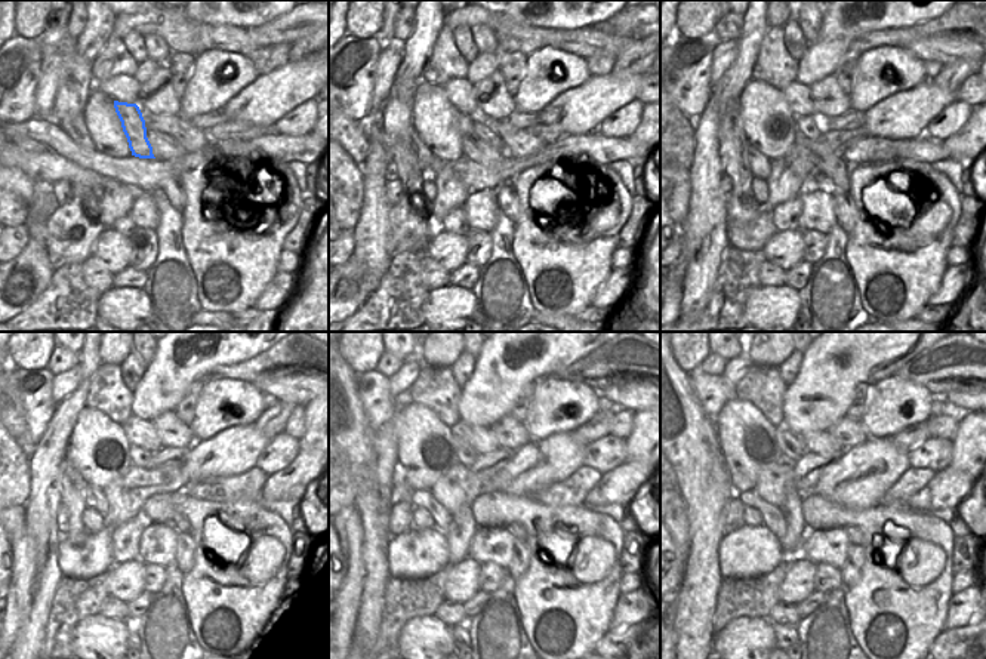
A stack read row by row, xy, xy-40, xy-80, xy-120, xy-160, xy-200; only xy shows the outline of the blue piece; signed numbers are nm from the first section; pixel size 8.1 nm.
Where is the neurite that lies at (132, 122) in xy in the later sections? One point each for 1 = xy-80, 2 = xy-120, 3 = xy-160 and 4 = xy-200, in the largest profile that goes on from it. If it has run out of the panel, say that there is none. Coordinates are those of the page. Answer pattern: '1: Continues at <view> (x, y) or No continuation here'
1: Continues at xy-80 (832, 166)
2: Continues at xy-120 (179, 522)
3: Continues at xy-160 (515, 529)
4: Continues at xy-200 (854, 533)

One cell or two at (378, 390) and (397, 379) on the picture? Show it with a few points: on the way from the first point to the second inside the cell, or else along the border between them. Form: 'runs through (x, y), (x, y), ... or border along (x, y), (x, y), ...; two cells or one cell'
border along (388, 378), (388, 391), (394, 397); two cells

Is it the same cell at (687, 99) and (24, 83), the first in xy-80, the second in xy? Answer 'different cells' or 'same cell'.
same cell

